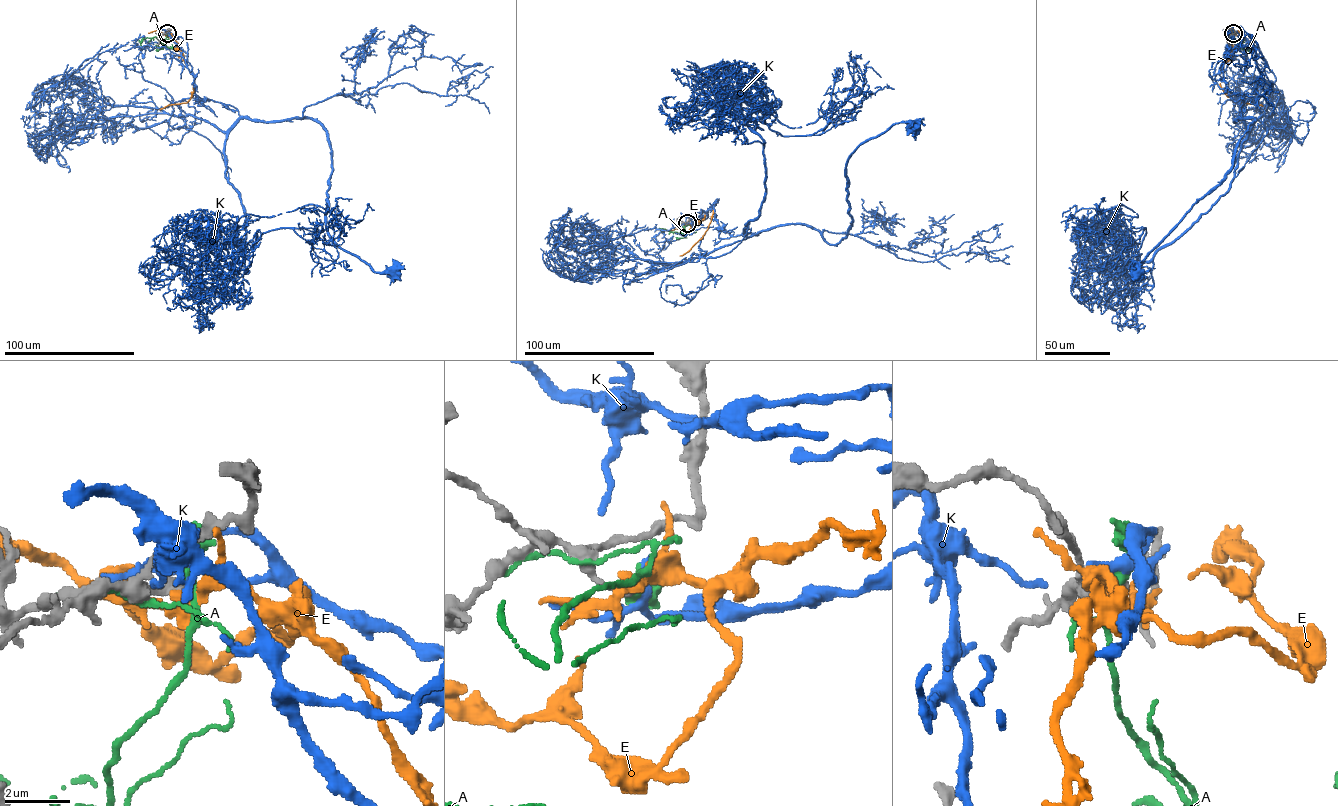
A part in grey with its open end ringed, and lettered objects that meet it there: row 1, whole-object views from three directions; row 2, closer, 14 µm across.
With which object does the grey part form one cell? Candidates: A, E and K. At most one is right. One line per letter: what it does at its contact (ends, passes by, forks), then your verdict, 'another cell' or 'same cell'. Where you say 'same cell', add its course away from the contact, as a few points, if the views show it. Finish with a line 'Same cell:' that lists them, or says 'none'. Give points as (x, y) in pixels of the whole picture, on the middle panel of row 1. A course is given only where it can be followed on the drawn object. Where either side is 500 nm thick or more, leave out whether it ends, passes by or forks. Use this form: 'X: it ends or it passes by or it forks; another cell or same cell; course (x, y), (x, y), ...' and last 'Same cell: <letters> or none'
A: it passes by; another cell
E: it forks; another cell
K: it ends; same cell; course (687, 224), (714, 205), (734, 236), (808, 224), (837, 244), (852, 226), (848, 156), (895, 123), (914, 125)
Same cell: K

